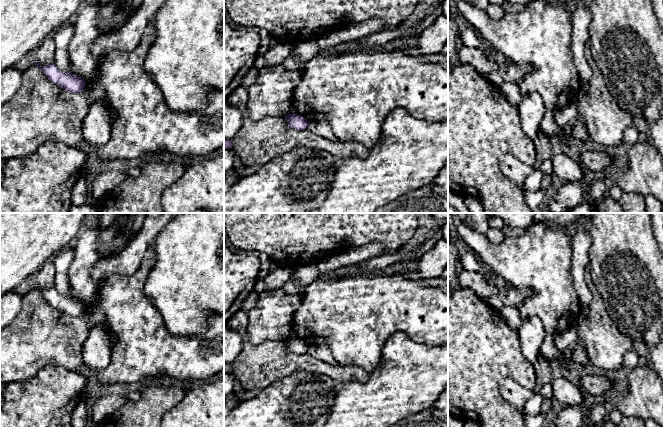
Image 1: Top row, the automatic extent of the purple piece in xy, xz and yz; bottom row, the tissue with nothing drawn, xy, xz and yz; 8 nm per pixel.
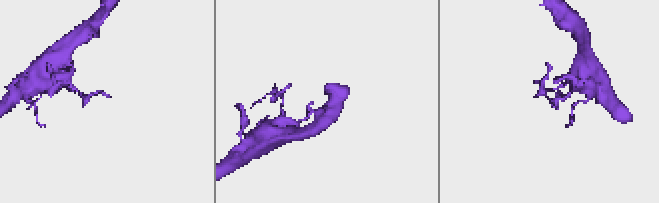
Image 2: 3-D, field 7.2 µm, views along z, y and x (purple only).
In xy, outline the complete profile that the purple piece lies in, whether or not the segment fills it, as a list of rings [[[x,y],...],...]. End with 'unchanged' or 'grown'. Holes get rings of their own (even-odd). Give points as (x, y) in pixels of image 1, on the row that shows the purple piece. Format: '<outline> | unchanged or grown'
[[[34,61],[33,64],[42,70],[43,74],[48,78],[49,81],[60,86],[61,88],[72,93],[84,92],[86,81],[81,77],[78,77],[72,73],[61,71],[54,63],[41,66]]] | unchanged

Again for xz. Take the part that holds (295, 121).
[[[288,112],[284,117],[289,127],[292,129],[302,131],[308,128],[309,121],[307,121],[302,115],[290,114]]] | unchanged

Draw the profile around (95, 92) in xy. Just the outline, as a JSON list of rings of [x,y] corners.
[[[94,80],[86,82],[83,93],[86,94],[92,102],[99,103],[105,106],[107,109],[109,108],[109,104],[106,101],[105,89],[101,85],[96,84]]]

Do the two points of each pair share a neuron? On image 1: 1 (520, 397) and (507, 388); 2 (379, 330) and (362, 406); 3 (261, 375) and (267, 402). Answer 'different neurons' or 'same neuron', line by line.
1: same neuron
2: different neurons
3: different neurons

